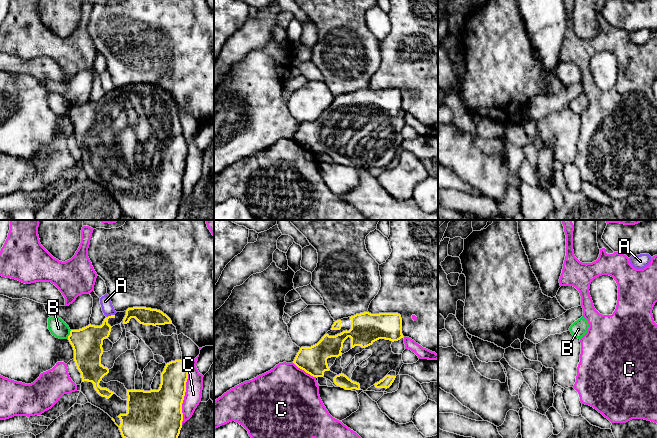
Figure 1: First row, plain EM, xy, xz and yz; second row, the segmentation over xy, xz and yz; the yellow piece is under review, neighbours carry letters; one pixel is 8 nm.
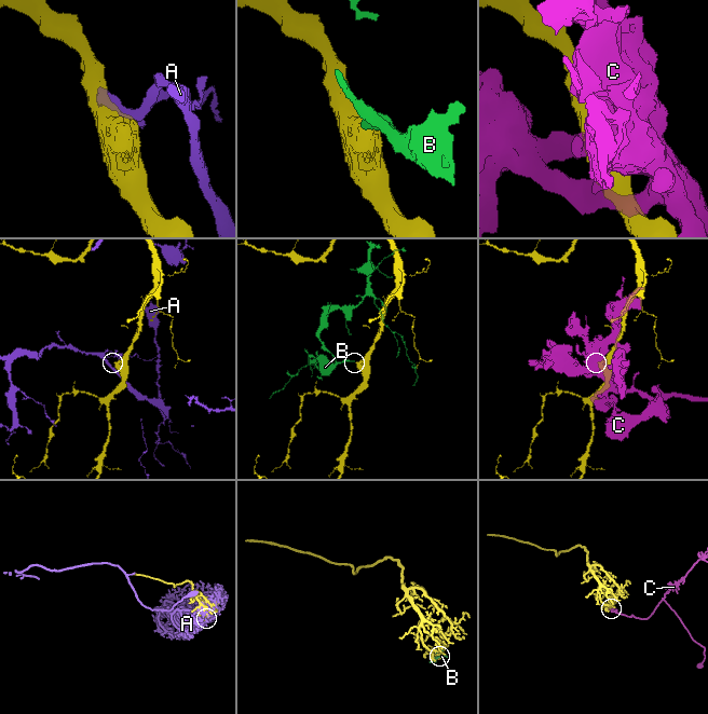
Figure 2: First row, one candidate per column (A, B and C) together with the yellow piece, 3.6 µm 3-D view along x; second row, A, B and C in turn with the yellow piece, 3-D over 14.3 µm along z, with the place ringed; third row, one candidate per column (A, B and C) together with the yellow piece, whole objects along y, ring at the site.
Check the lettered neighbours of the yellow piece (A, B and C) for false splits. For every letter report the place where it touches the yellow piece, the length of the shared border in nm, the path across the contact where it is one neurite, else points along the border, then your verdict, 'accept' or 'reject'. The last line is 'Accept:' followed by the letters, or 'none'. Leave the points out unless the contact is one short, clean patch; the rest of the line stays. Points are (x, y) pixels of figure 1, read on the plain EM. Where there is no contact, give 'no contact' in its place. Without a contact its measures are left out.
A: xy (111, 91) | 80 nm | reject
B: xy (70, 110) | 80 nm | along xy (71, 106), (67, 114) | reject
C: xy (184, 171) | 460 nm | reject
Accept: none

